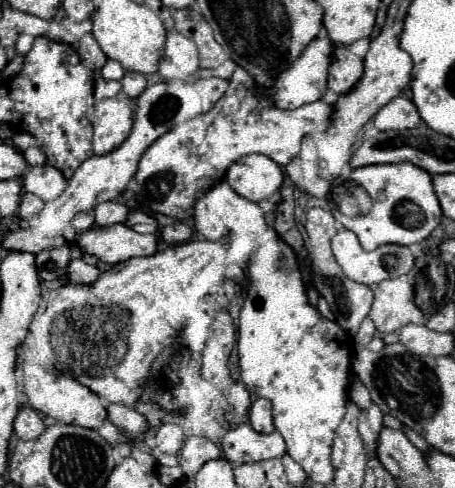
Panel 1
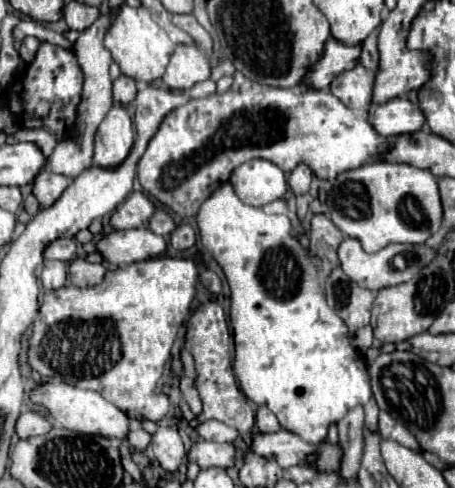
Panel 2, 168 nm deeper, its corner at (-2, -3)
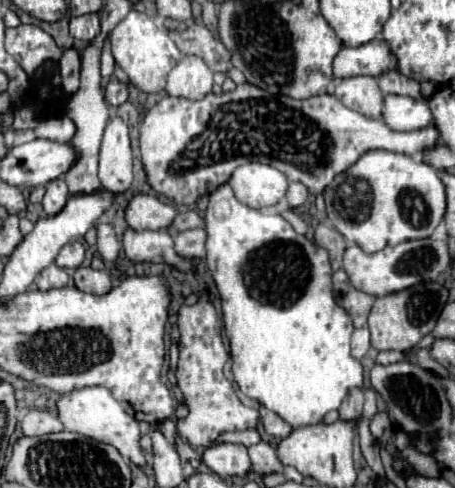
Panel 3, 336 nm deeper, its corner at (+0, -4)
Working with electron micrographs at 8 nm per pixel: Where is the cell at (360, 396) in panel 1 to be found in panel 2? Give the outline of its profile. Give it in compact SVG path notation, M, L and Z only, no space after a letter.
M369 399L369 403L365 405L365 429L369 431L377 431L377 413L379 413L379 407L373 399Z

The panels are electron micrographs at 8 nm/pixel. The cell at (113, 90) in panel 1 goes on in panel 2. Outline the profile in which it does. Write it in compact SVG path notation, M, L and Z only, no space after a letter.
M111 9L109 13L103 13L73 43L73 49L75 49L75 55L77 55L77 61L79 61L79 67L83 71L83 95L81 95L81 103L77 107L77 119L75 119L73 135L69 139L61 141L55 147L55 151L49 155L49 161L47 161L47 169L49 171L61 173L61 175L65 175L69 179L75 179L79 173L83 173L85 169L93 167L93 145L95 145L97 127L105 119L105 113L109 113L109 109L115 105L113 93L111 93L111 77L109 77L111 53L103 45L103 37L105 37L107 29L111 27L113 13L115 13L115 9Z

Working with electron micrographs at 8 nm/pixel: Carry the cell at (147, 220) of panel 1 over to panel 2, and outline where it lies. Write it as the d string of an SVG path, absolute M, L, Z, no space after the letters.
M157 211L149 221L149 229L157 235L169 235L175 229L175 221L167 211Z

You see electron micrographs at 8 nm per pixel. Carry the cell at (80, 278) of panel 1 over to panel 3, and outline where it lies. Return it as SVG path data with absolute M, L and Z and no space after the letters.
M79 266L73 272L73 282L79 290L83 292L91 292L91 294L105 294L107 290L111 290L113 282L111 276L105 270L95 270L95 268L87 268L87 266Z

